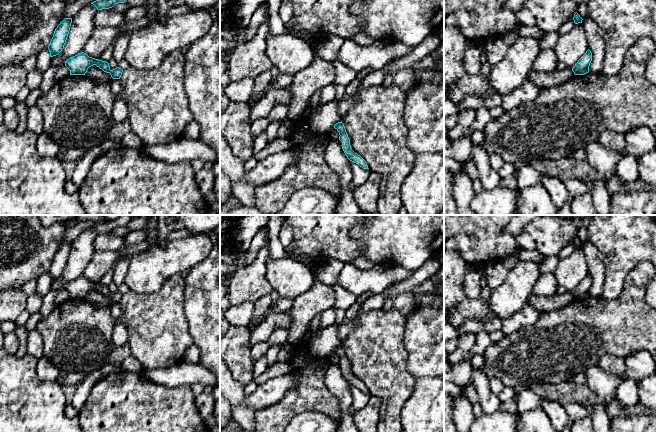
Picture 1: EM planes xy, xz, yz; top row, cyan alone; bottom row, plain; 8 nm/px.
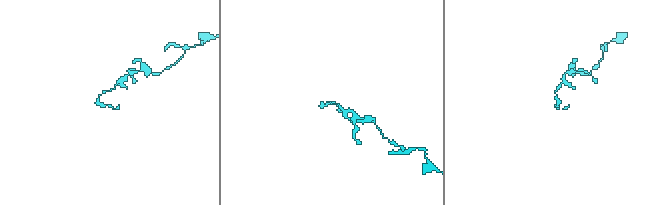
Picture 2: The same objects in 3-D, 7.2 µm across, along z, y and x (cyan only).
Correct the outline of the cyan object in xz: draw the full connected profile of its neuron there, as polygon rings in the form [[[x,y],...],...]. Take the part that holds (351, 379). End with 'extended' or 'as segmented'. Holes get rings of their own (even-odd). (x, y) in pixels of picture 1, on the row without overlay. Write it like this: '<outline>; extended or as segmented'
[[[342,345],[336,347],[334,349],[334,352],[339,356],[339,364],[342,366],[341,370],[347,382],[350,385],[358,388],[363,393],[369,393],[366,385],[351,373],[350,363],[348,361],[348,358]]]; as segmented

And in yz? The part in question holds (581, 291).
[[[588,273],[586,277],[578,284],[572,295],[575,299],[584,299],[589,296],[589,290],[592,285],[592,277]]]; as segmented

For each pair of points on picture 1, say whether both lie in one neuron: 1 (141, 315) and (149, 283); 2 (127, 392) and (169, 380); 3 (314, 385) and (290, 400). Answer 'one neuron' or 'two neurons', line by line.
1: two neurons
2: two neurons
3: one neuron

